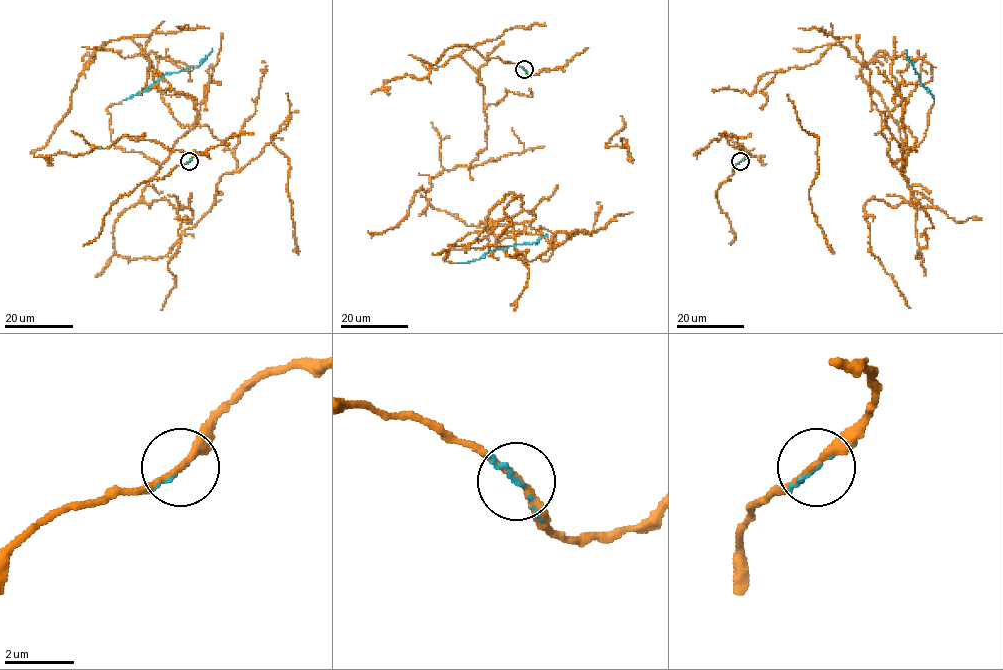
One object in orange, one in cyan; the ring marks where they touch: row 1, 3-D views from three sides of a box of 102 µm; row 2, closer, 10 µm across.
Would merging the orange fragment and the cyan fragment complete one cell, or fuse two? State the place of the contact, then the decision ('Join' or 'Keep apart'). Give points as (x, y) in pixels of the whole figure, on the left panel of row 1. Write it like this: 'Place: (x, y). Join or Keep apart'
Place: (189, 161). Join

